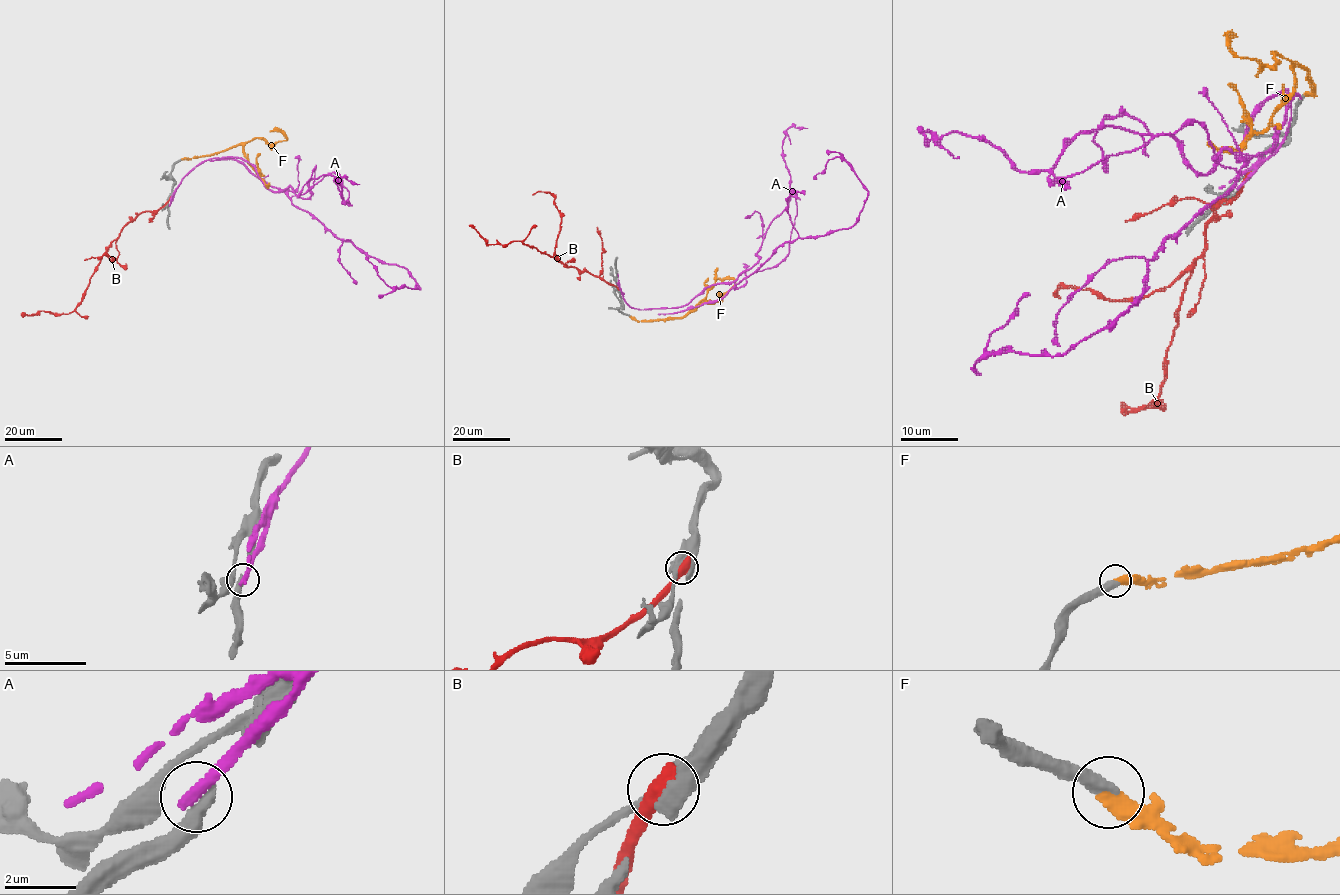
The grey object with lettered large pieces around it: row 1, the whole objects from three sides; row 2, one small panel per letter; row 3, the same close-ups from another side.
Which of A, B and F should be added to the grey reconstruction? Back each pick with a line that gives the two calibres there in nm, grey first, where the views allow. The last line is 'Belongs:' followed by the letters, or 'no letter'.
F: 440 nm thick on the grey side, 500 nm on the other
Belongs: F

